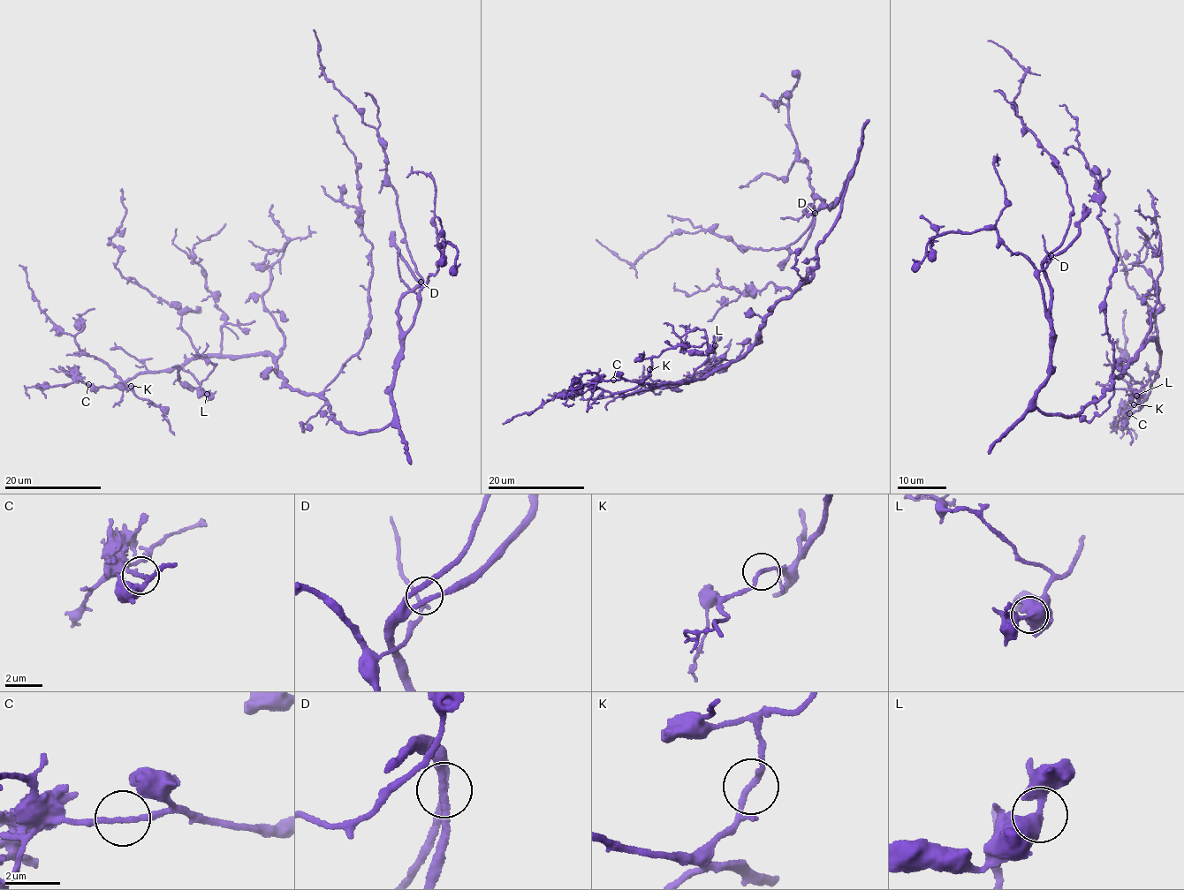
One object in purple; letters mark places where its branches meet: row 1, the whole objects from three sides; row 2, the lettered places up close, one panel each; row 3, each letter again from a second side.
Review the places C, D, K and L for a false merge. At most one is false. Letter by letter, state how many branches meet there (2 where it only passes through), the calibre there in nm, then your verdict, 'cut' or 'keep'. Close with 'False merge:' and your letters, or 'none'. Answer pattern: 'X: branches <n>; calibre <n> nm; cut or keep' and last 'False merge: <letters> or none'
C: branches 2; calibre 180 nm; keep
D: branches 2; calibre 240 nm; keep
K: branches 2; calibre 200 nm; keep
L: branches 2; calibre 460 nm; keep
False merge: none

